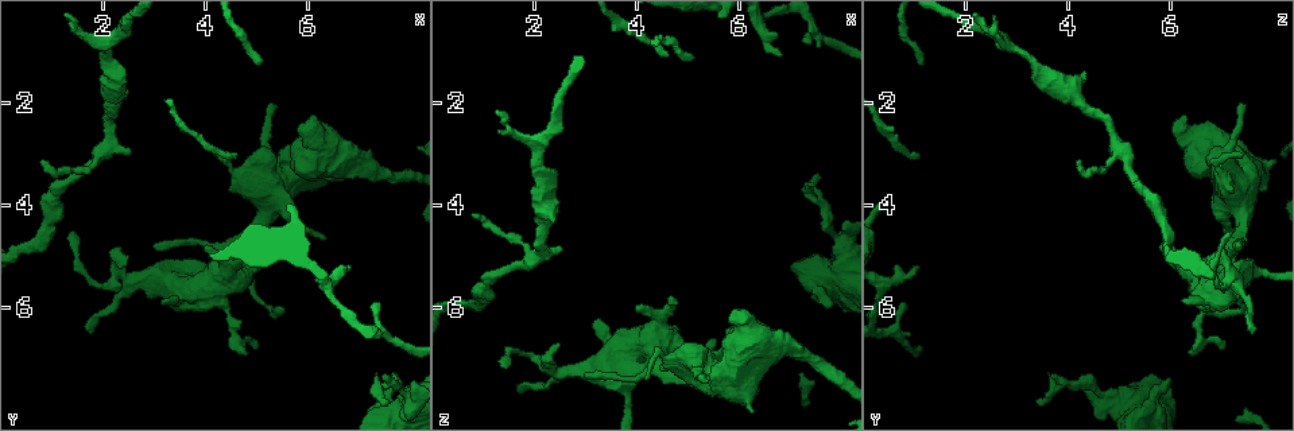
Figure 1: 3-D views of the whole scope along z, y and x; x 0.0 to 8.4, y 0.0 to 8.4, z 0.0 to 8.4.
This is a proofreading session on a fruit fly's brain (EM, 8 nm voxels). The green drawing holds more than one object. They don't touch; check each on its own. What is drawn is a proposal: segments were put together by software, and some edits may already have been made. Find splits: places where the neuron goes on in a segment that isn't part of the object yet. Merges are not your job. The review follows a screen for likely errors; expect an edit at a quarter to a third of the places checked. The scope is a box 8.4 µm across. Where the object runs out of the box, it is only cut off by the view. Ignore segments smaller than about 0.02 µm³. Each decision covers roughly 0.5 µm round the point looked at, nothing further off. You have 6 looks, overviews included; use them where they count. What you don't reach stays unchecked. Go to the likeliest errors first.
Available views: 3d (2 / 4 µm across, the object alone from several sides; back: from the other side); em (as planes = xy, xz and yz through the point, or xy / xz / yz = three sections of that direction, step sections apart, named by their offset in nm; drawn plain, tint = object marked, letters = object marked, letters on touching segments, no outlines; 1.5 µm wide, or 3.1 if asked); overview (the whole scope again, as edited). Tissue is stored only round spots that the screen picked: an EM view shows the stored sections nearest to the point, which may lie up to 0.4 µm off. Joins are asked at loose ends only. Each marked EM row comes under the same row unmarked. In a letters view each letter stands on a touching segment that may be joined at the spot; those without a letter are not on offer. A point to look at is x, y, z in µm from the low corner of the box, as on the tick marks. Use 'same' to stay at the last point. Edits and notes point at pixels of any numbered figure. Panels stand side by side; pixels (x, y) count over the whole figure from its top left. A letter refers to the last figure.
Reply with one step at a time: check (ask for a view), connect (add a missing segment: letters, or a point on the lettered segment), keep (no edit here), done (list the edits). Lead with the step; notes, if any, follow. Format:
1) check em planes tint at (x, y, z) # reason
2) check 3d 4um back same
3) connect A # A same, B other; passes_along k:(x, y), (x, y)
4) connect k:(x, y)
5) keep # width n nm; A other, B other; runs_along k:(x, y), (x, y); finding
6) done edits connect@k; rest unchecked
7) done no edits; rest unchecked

check 3d 2um back at (6.80, 5.15, 1.05) # an open end

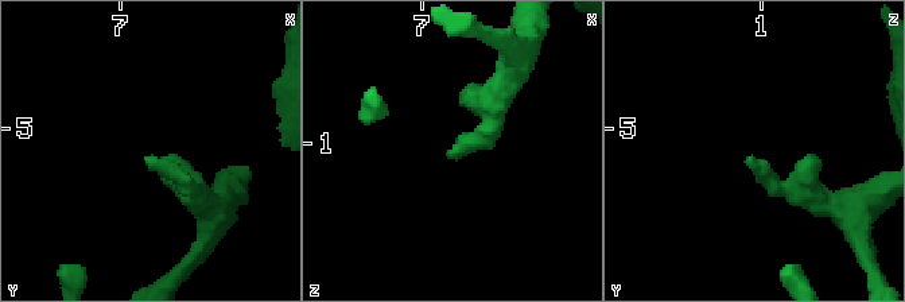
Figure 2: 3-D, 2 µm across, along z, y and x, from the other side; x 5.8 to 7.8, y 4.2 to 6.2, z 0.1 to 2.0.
check em xy step 8 tint at (6.84, 5.20, 1.08)

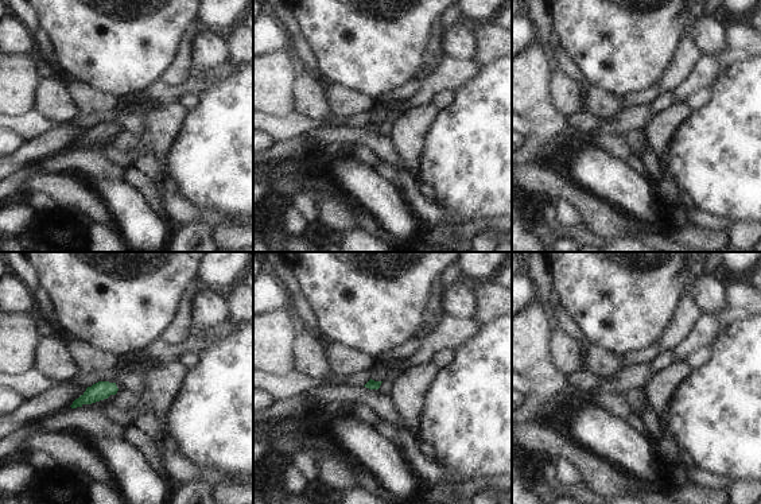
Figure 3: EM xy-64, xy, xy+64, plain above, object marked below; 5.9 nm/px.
check em planes letters same # another direction

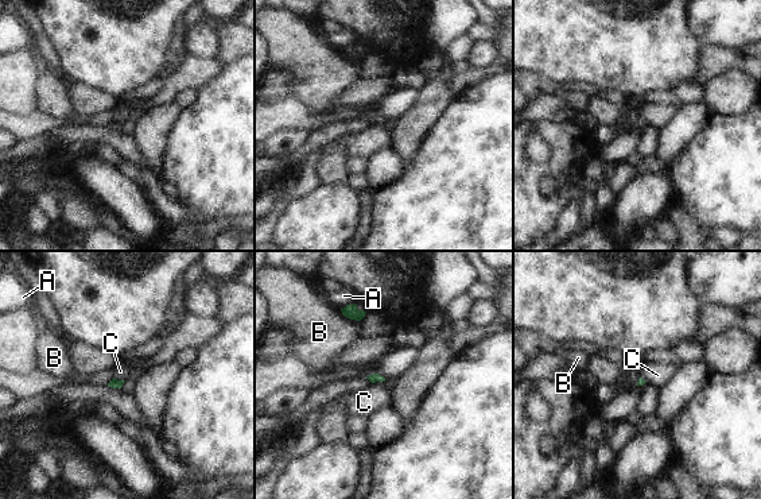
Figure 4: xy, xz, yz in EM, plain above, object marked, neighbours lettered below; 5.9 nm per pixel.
keep # A other, B other, C other; border 4:(383, 380), (371, 383); none of them fits

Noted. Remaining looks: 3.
check em xz step 4 tint at (7.70, 7.35, 5.95) # free end

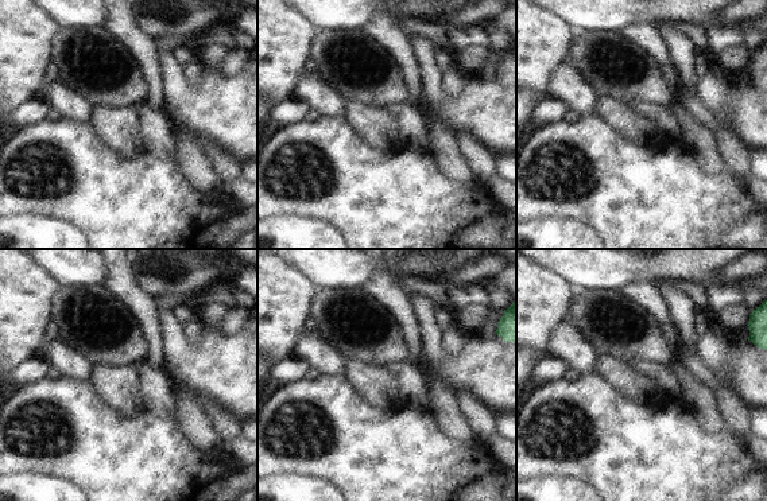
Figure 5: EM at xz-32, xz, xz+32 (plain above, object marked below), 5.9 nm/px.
check em planes tint same # cut it another way

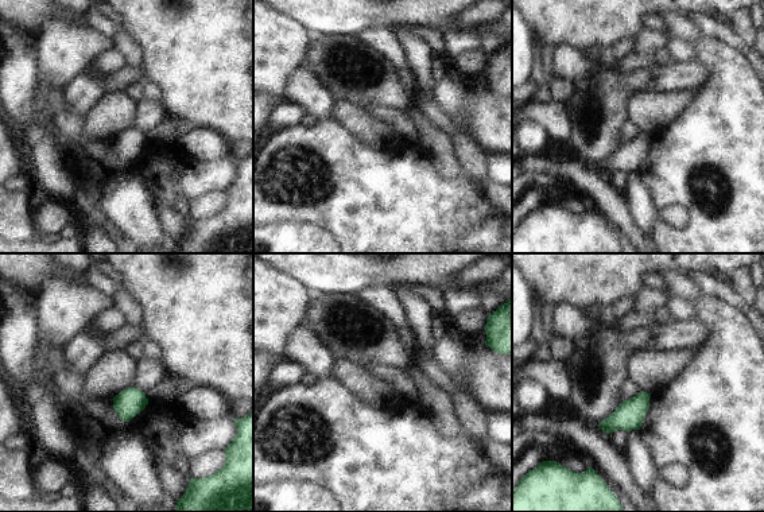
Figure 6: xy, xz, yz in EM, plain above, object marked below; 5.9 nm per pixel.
check em planes letters same

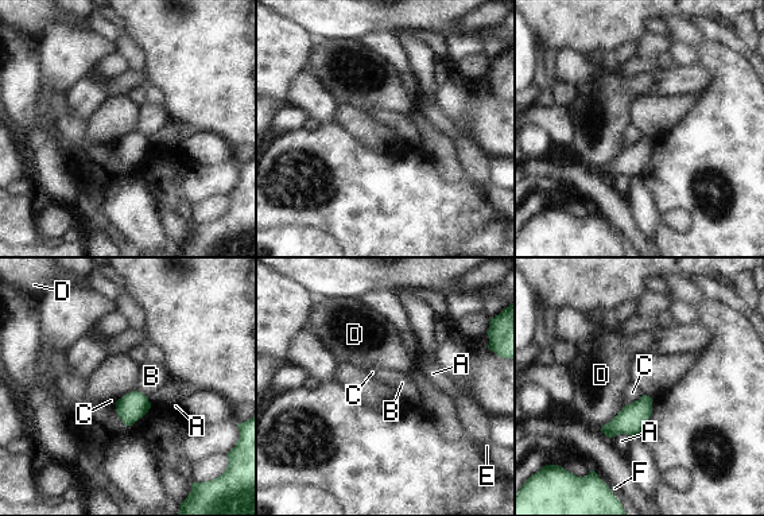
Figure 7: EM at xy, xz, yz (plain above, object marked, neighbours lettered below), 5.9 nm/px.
keep # A other, B other, C other, D other, E other, F other; border 7:(643, 395), (625, 406); no lettered segment goes on from it

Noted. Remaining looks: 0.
done no edits; rest unchecked

